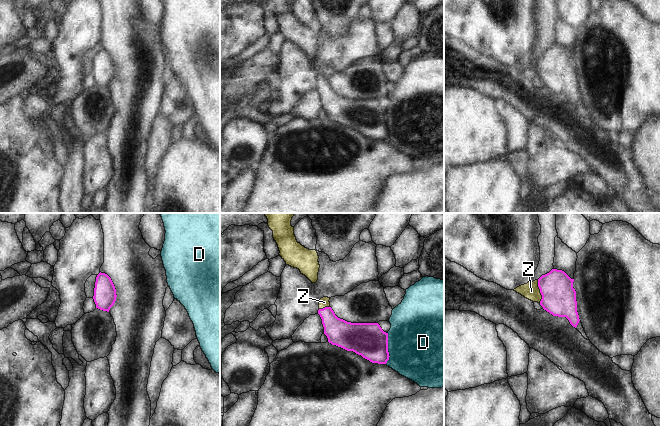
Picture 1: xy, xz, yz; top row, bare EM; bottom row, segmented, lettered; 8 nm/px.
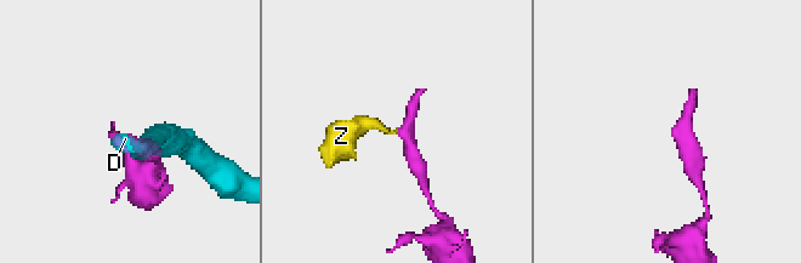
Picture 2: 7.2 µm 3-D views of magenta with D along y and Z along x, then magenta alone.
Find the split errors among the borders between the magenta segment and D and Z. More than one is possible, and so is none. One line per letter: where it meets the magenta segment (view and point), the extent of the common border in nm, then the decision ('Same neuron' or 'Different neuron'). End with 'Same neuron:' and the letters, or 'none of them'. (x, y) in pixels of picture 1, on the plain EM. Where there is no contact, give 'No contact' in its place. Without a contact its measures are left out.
D: Touches magenta at xz (387, 124). Shared border 240 nm. Different neuron
Z: Touches magenta at yz (540, 67). Shared border 190 nm. Same neuron
Same neuron: Z

